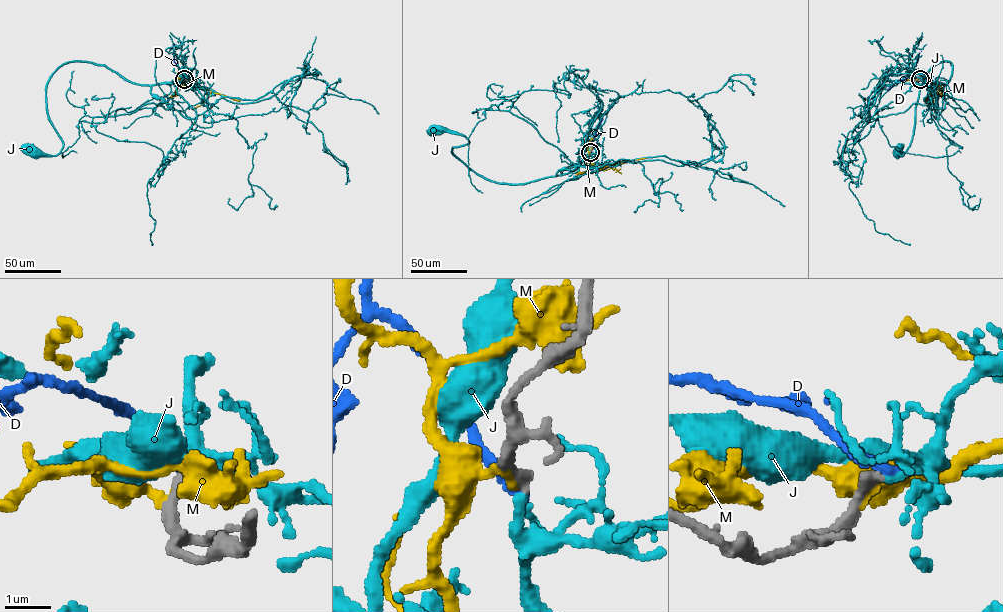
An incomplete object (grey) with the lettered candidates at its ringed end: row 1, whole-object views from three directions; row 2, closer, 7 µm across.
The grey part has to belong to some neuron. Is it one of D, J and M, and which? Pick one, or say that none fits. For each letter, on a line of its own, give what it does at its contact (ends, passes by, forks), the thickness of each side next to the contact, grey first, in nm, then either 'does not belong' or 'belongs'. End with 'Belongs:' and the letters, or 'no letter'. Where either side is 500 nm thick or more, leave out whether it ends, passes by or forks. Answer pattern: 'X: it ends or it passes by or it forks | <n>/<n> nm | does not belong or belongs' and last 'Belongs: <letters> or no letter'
D: it ends | 280/240 nm | does not belong
J: it ends | 280/240 nm | belongs
M: it ends | 380/300 nm | does not belong
Belongs: J

